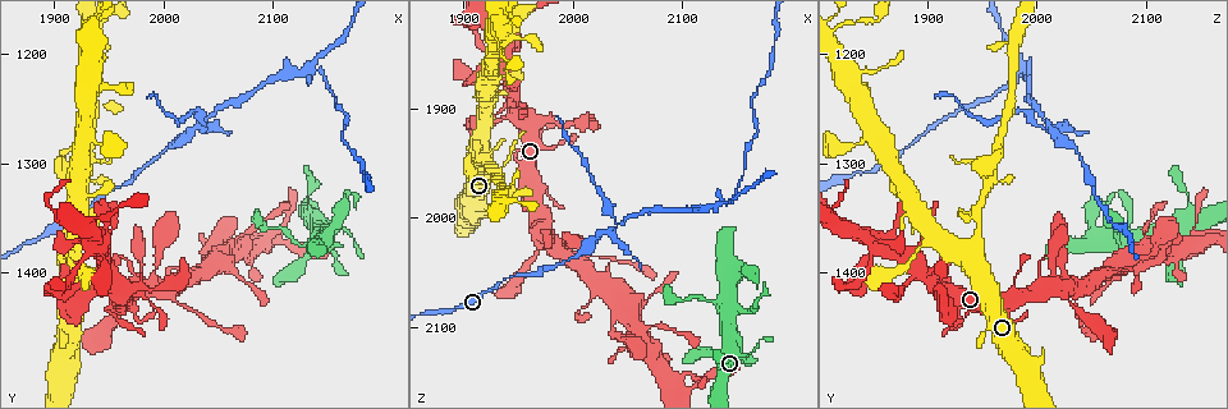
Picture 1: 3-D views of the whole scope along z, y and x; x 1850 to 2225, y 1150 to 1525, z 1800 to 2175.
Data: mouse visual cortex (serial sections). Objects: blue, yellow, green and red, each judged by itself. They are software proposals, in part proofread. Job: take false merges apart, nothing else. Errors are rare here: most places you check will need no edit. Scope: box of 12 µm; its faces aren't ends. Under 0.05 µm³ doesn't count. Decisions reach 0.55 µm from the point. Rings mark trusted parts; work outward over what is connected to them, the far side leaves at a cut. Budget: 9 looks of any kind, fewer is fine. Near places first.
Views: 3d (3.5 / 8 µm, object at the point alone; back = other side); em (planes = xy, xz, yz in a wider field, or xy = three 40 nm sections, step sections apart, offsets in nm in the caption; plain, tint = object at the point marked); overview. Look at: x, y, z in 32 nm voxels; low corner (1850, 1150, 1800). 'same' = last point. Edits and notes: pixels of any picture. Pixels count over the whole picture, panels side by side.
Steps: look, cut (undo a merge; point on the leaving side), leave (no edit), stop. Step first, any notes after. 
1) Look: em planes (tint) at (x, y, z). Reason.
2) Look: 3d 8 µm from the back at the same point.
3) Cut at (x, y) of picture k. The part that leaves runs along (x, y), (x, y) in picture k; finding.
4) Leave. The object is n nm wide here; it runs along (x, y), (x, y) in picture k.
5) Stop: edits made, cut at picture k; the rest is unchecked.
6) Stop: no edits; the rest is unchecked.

Look: 3d 3.5 µm at (2000, 1414, 2040).

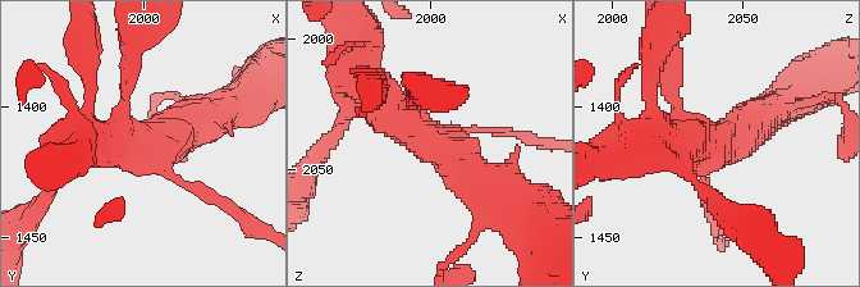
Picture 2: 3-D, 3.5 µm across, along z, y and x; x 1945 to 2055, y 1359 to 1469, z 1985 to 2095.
Look: em xy step 5 (tint) at (1998, 1413, 2040).

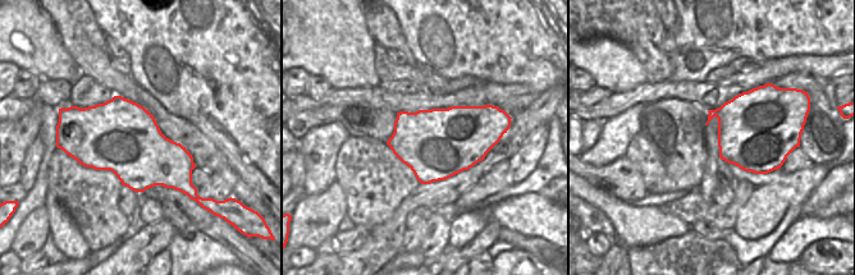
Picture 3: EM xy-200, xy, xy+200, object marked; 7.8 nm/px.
Leave. The arms are 100, 200, 500, 500 nm wide; it runs along (361, 82), (431, 145), (494, 191) in picture 2; continuous, no second cell.

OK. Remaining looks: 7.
Look: 3d 3.5 µm at (2034, 1266, 2010). Narrows sharply.

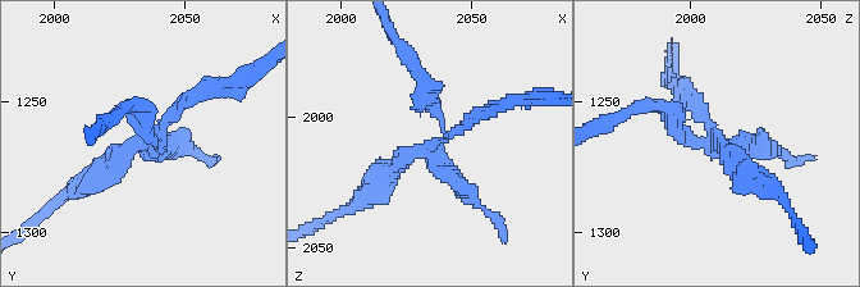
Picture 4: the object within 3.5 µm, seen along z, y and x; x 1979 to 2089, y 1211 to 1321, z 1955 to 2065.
Look: em xy step 2 (tint) at (2034, 1266, 2012). Shape alone is not enough.

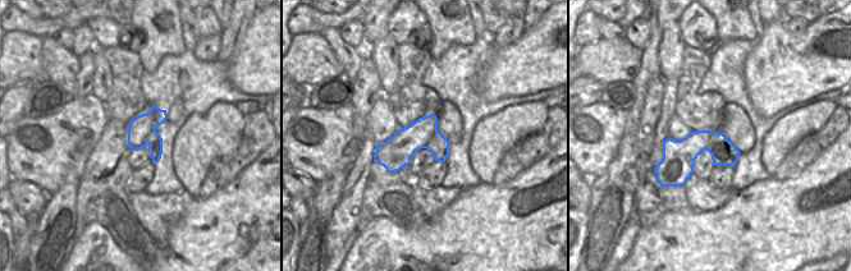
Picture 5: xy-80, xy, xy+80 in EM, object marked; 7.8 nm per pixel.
Look: em xy step 5 (tint) at the same point.

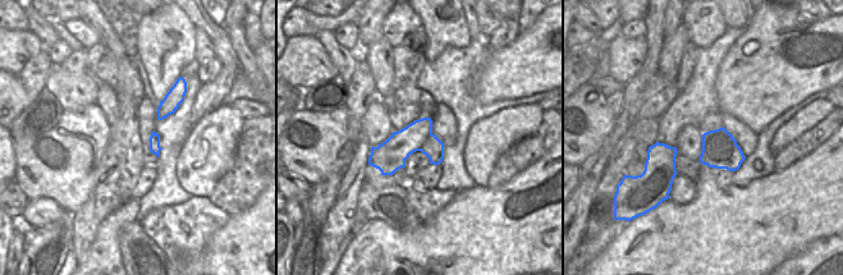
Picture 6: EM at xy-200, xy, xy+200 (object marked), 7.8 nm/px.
Cut at (672, 114) of picture 4. A second cell is stuck on.

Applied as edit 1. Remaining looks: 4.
Look: overview.

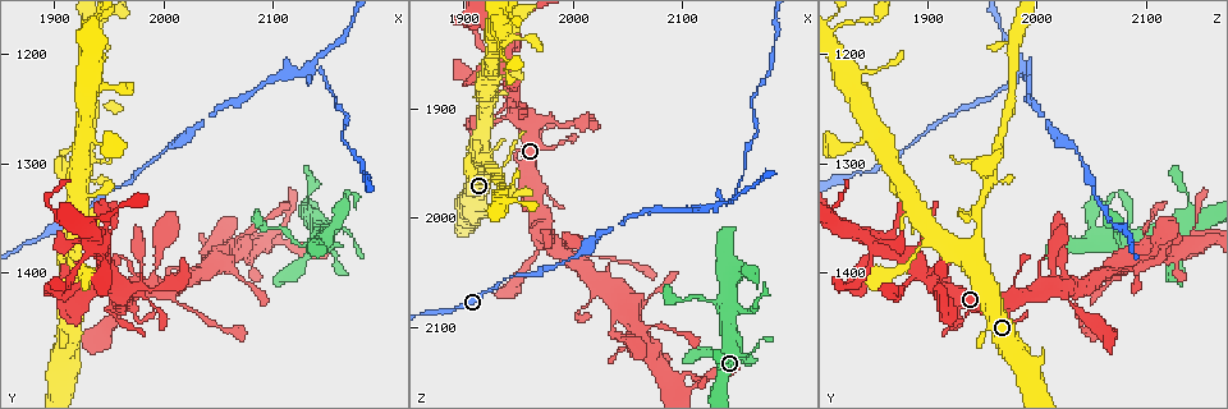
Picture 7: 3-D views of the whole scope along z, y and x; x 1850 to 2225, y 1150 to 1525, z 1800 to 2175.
Look: 3d 3.5 µm at (2136, 1378, 2078). Small branch off a trunk.

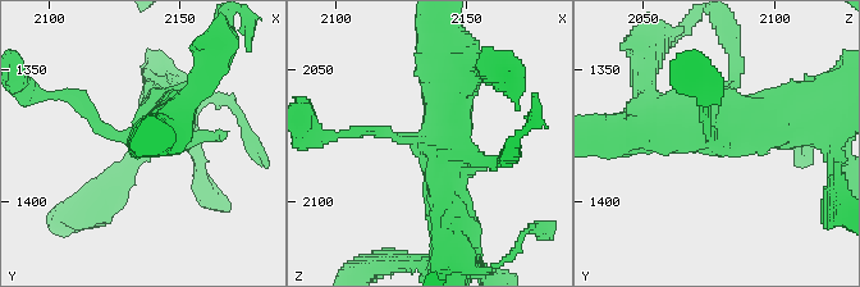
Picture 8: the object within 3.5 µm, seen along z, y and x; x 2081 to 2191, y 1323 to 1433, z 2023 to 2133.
Look: em xy step 3 (tint) at (2138, 1376, 2079). Now the EM.

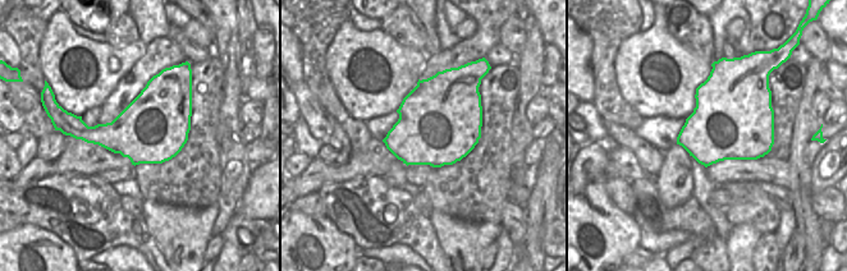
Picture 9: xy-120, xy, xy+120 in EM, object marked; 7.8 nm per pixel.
Leave. One cell here.

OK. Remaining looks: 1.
Stop: edits made, cut at picture 4; the rest is unchecked.

